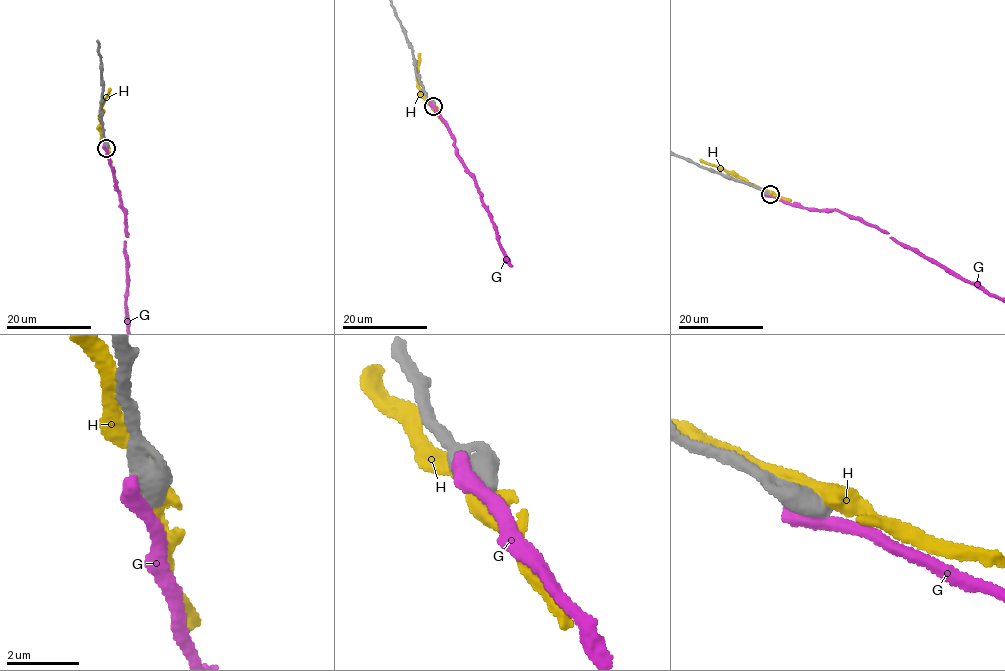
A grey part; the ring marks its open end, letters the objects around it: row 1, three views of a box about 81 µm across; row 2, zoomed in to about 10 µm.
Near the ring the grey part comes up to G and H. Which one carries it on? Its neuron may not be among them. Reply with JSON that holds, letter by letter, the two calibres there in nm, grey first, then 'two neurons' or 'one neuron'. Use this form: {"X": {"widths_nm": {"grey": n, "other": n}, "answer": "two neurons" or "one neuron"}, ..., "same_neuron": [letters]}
{"G": {"widths_nm": {"grey": 850, "other": 550}, "answer": "two neurons"}, "H": {"widths_nm": {"grey": 600, "other": 400}, "answer": "two neurons"}, "same_neuron": []}

